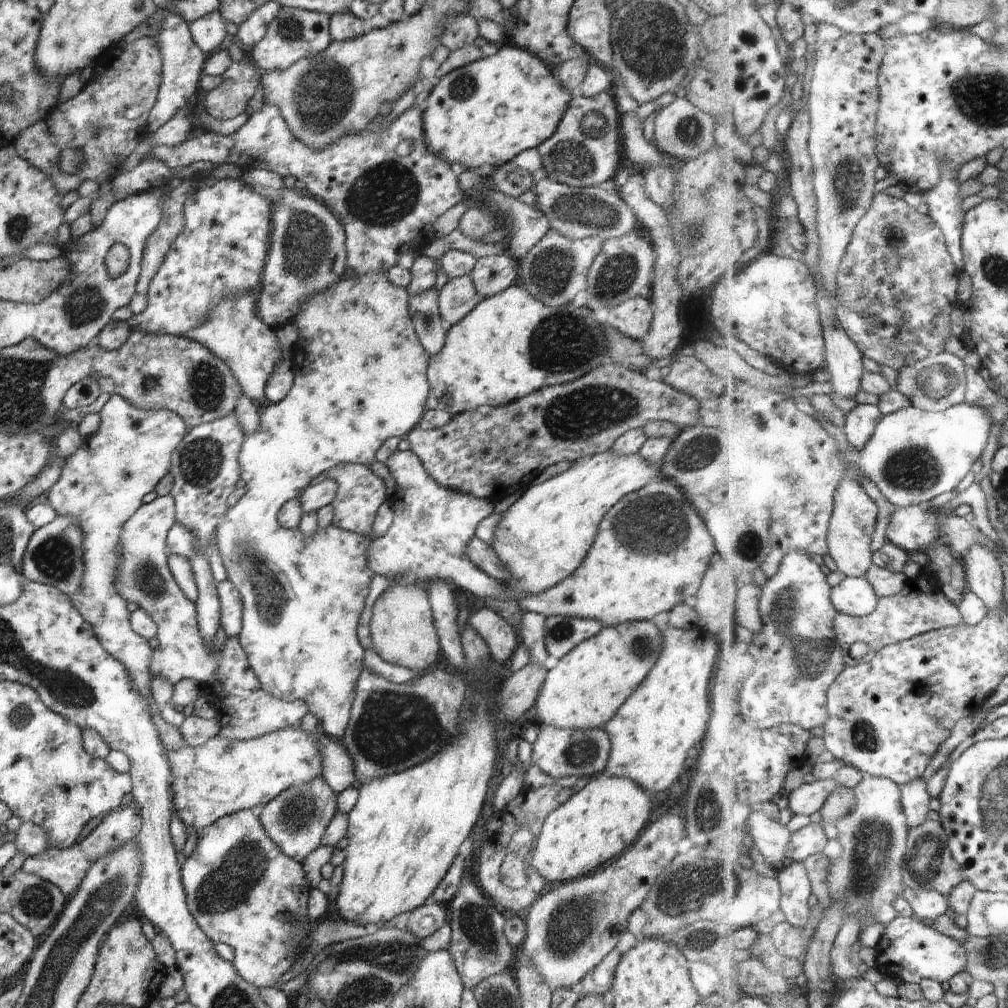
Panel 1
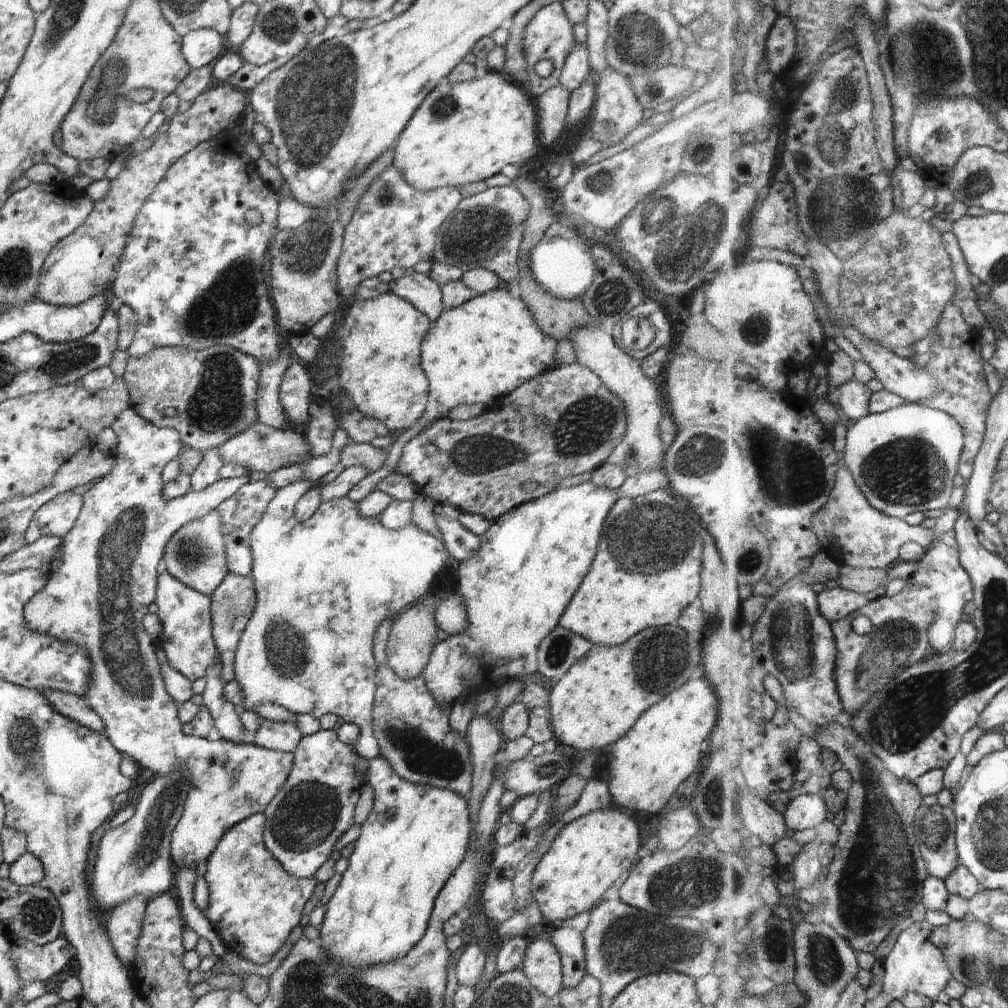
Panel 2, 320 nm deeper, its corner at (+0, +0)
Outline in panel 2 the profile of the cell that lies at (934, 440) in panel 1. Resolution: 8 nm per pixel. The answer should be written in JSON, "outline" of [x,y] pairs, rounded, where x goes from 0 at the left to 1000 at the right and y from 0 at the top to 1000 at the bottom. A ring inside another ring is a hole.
{"outline":[[[903,400],[878,410],[863,410],[842,426],[837,459],[843,463],[861,496],[877,510],[901,514],[907,508],[937,505],[946,490],[946,476],[952,470],[957,448],[957,427],[946,412],[917,400]]]}

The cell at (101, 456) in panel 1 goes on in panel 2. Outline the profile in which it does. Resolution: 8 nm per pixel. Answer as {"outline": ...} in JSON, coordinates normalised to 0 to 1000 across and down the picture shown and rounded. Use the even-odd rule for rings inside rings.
{"outline":[[[131,404],[117,411],[109,426],[117,435],[110,452],[115,456],[115,462],[81,491],[81,506],[75,519],[62,534],[62,560],[58,565],[47,569],[46,581],[24,600],[24,615],[26,623],[32,627],[52,631],[65,639],[75,639],[87,647],[91,671],[83,692],[101,712],[104,729],[120,749],[155,768],[164,769],[171,765],[189,768],[183,806],[170,827],[169,851],[173,860],[193,863],[198,855],[204,856],[204,851],[212,845],[226,821],[252,808],[262,807],[288,770],[291,748],[267,744],[251,737],[232,738],[221,733],[211,736],[185,730],[178,713],[178,697],[165,687],[154,650],[156,639],[143,625],[142,613],[147,608],[147,601],[155,595],[157,558],[163,551],[167,536],[187,518],[204,512],[222,496],[233,492],[240,482],[248,479],[248,474],[244,471],[217,475],[200,487],[189,488],[185,496],[165,497],[161,494],[161,467],[179,451],[182,442],[179,433],[171,425],[152,423],[137,413]]]}

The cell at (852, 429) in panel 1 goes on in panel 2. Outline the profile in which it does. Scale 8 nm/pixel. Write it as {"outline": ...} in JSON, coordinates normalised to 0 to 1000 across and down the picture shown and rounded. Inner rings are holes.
{"outline":[[[847,375],[834,386],[833,406],[839,415],[852,418],[863,411],[862,405],[866,387],[863,382]]]}

